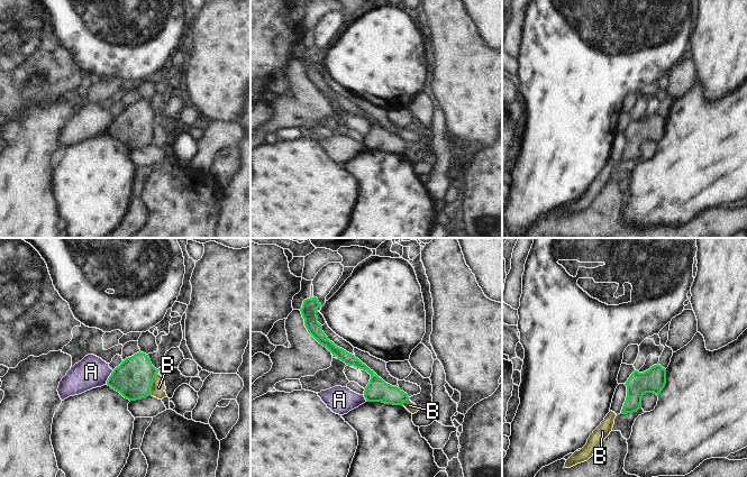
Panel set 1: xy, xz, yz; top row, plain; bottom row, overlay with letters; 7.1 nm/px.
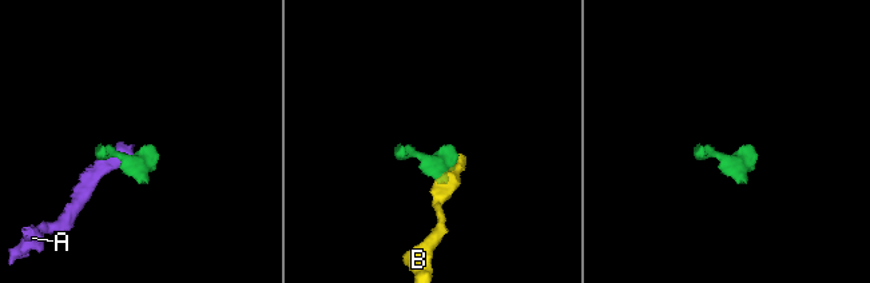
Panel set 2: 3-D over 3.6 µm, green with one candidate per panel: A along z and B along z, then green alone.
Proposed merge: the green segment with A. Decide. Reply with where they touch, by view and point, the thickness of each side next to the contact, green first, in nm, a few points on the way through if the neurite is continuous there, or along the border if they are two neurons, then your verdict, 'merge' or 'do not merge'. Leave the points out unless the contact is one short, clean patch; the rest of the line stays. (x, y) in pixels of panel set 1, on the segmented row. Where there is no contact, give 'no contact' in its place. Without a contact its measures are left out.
meets green in xy at (109, 377); 280 nm thick on the green side, 220 nm on the other; border along xy (114, 370), (106, 384); do not merge

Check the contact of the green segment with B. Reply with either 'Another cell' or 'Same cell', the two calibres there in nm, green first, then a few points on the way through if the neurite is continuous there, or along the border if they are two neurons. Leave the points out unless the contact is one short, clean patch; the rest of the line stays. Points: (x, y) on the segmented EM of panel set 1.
Another cell. Thickness 280 nm (green) against 100 nm.

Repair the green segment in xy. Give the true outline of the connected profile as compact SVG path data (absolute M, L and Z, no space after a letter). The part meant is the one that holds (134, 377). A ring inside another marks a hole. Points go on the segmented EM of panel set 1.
M139 351L113 369L107 385L129 401L142 400L152 395L156 375L148 355Z

